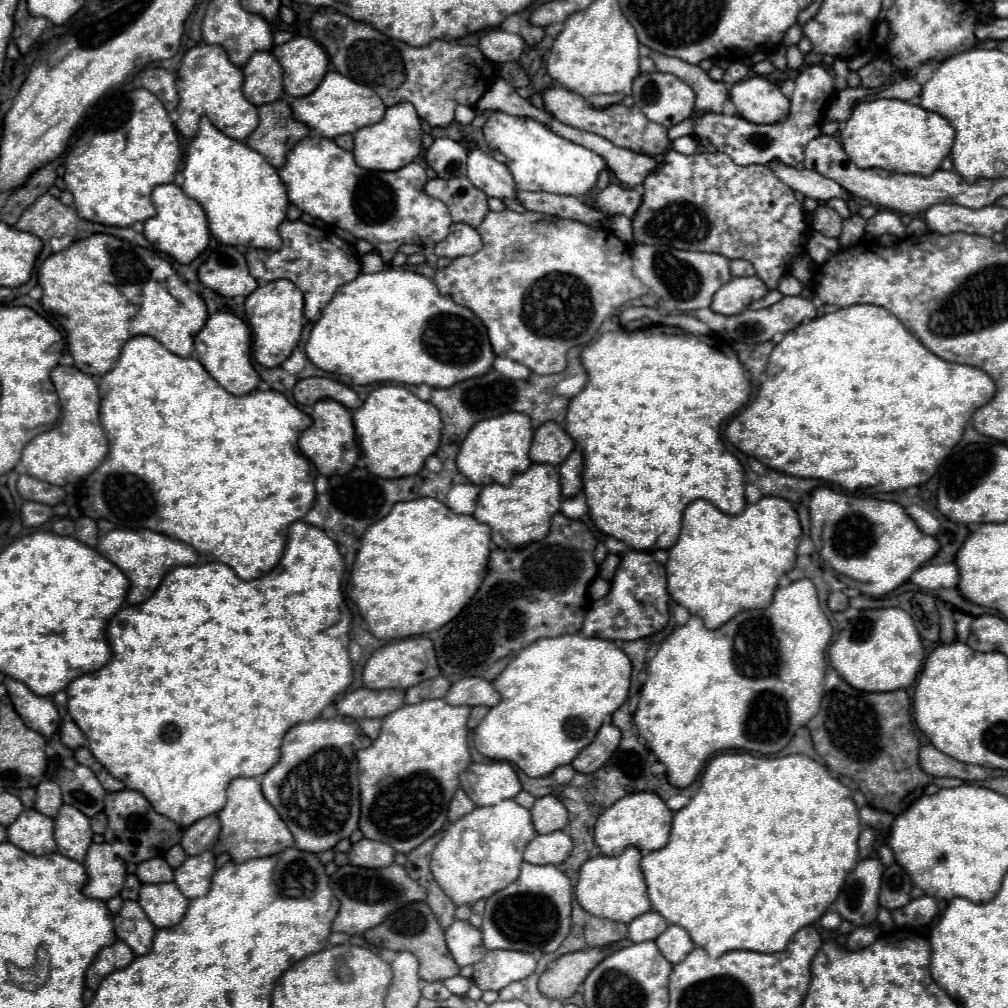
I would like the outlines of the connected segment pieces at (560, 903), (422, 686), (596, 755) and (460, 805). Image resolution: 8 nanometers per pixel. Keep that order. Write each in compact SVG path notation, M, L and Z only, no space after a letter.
M522 862L518 880L486 900L482 920L482 940L488 950L524 950L524 952L554 952L570 932L572 884L570 878L556 866L536 866Z
M436 676L432 680L424 680L406 690L406 704L418 704L430 698L444 698L450 688L450 682L444 676Z
M606 722L606 724L598 730L594 742L592 742L590 746L586 746L586 748L574 758L574 762L572 762L574 770L584 772L584 774L596 772L600 766L606 764L606 760L608 760L608 758L612 756L612 752L618 748L620 736L622 736L620 728L614 726L612 722Z
M458 790L450 802L450 808L448 808L448 820L450 822L456 822L458 818L462 818L464 814L472 812L476 808L476 804L466 796L464 790Z

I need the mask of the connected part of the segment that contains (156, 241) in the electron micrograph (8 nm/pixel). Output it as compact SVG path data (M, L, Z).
M162 184L156 186L152 192L152 202L156 208L156 216L144 222L144 236L152 244L154 250L168 254L180 264L190 264L198 254L202 254L210 240L208 220L202 206L188 198L180 186L176 184Z

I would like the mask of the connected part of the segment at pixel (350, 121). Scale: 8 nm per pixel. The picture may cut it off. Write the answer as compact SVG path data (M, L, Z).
M328 72L312 94L308 94L304 98L294 98L290 106L292 106L292 114L296 114L296 118L300 118L300 122L304 122L310 130L316 130L324 138L352 134L358 128L376 124L376 122L380 122L380 118L384 116L384 110L386 110L384 102L370 86L358 84L358 82L342 76L340 72Z

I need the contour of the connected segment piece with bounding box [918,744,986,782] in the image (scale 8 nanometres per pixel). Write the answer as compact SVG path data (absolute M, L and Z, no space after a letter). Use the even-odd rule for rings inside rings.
M932 744L922 746L918 750L918 758L920 758L920 768L930 776L950 776L950 778L960 778L966 782L986 778L986 768L962 764L962 762L942 754L940 750L936 750Z

